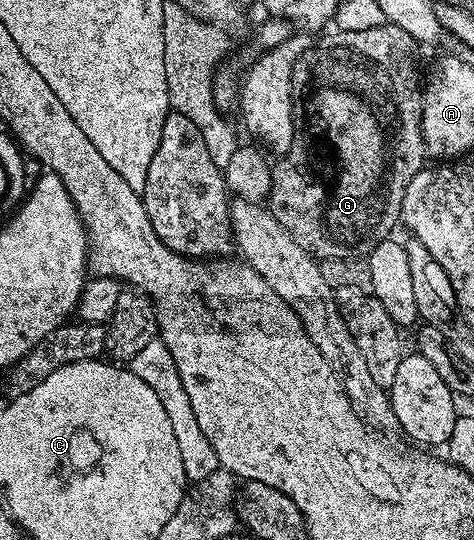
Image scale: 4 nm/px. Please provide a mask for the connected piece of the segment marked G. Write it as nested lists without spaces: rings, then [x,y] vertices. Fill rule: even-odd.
[[[384,24],[378,27],[371,27],[364,31],[346,31],[337,30],[332,33],[327,32],[327,37],[319,36],[317,40],[313,42],[310,50],[306,51],[302,58],[295,63],[294,74],[291,76],[291,99],[293,101],[294,111],[294,138],[292,139],[291,149],[285,153],[285,156],[279,156],[277,160],[273,162],[271,168],[271,189],[268,198],[268,208],[270,214],[278,220],[280,227],[284,227],[284,231],[288,231],[288,235],[292,235],[292,239],[296,239],[296,243],[300,243],[300,247],[304,247],[304,251],[308,251],[315,259],[321,259],[322,261],[352,261],[355,259],[366,259],[373,251],[375,247],[381,241],[389,238],[394,232],[394,224],[399,224],[402,216],[402,200],[404,195],[408,191],[408,183],[412,183],[412,179],[418,172],[427,164],[428,154],[426,151],[426,144],[422,138],[422,89],[420,88],[420,77],[418,81],[418,57],[414,54],[416,49],[416,42],[412,39],[412,35],[408,35],[408,31],[404,31],[404,27],[396,27],[392,24]],[[358,93],[370,93],[370,105],[361,97]]]

